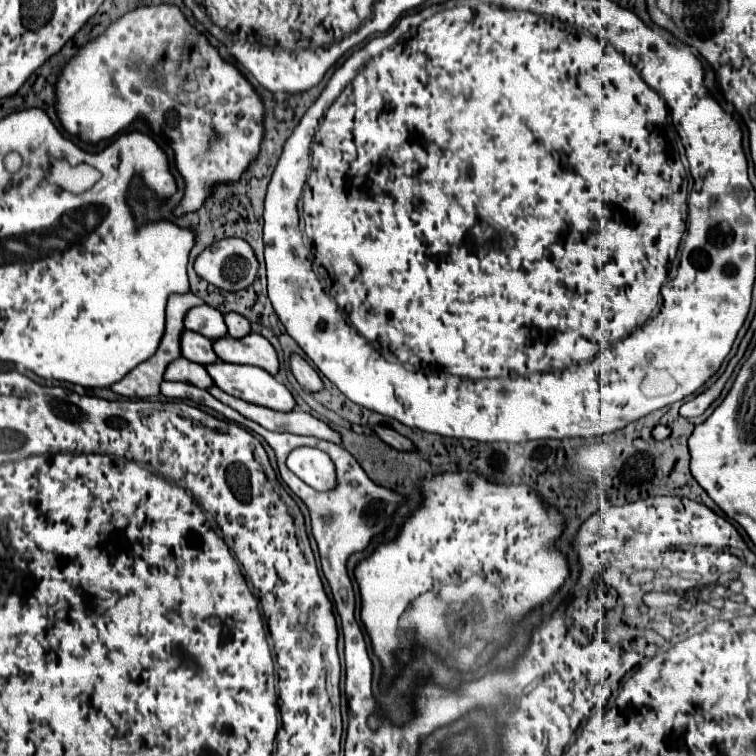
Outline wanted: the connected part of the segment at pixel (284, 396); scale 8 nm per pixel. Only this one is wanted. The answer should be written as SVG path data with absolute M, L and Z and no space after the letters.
M218 360L206 366L206 370L216 382L216 386L230 396L236 396L246 402L266 406L278 412L290 412L296 406L296 400L290 394L290 390L262 368L226 364Z

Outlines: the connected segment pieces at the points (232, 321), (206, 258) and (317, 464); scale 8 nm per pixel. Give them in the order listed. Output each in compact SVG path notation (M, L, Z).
M228 312L224 316L224 320L226 320L226 326L228 326L228 334L232 338L244 338L246 334L250 334L250 322L244 316L240 316L236 312Z
M224 238L208 246L194 262L194 270L206 282L228 290L248 288L258 274L258 260L252 246L242 238Z
M296 448L288 456L286 466L316 490L330 490L334 486L334 464L318 448Z

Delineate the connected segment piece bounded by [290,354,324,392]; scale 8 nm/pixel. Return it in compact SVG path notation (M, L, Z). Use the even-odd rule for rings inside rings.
M294 354L294 356L290 358L290 368L292 368L296 380L300 382L300 386L304 386L306 390L310 390L310 392L320 392L320 390L324 388L324 382L322 382L322 378L318 376L318 372L316 372L304 358L300 358L298 354Z

